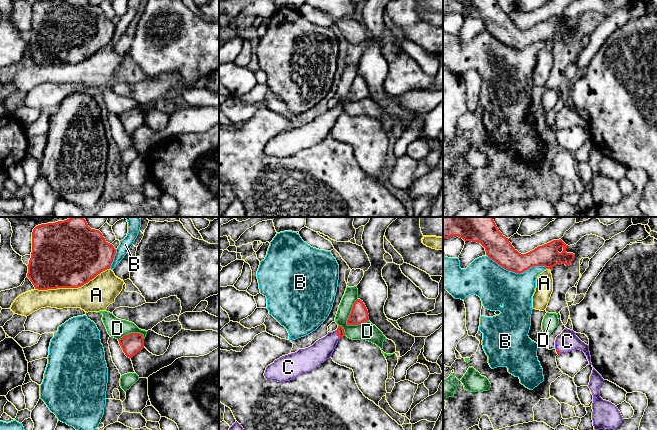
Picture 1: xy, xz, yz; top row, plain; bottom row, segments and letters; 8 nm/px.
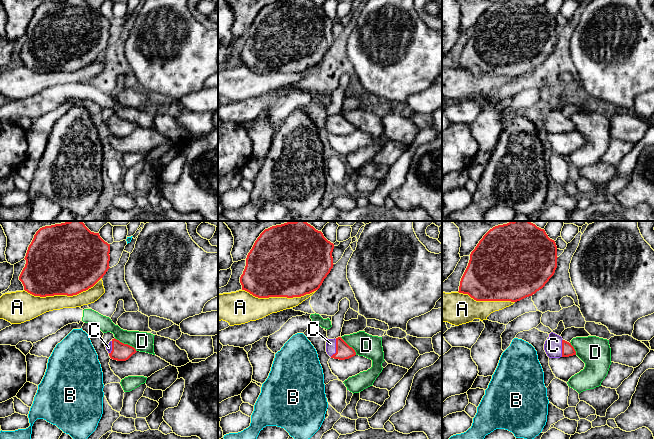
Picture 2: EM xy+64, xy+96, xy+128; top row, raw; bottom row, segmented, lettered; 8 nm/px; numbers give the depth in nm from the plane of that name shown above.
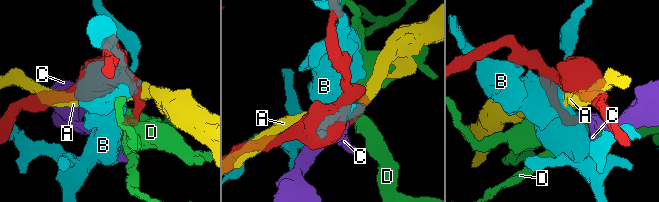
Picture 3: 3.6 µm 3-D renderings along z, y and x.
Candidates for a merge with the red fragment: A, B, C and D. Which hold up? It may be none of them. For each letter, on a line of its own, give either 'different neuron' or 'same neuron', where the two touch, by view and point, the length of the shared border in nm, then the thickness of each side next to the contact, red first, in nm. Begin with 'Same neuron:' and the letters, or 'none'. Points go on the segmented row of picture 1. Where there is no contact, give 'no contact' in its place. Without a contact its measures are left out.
Same neuron: C
A: different neuron | xy (72, 287) | 600 nm | 500/260 nm
B: different neuron | yz (517, 272) | 500 nm | 200/300 nm
C: same neuron | xz (337, 334) | 80 nm | 60/170 nm
D: different neuron | xz (351, 312) | 240 nm | 140/150 nm

